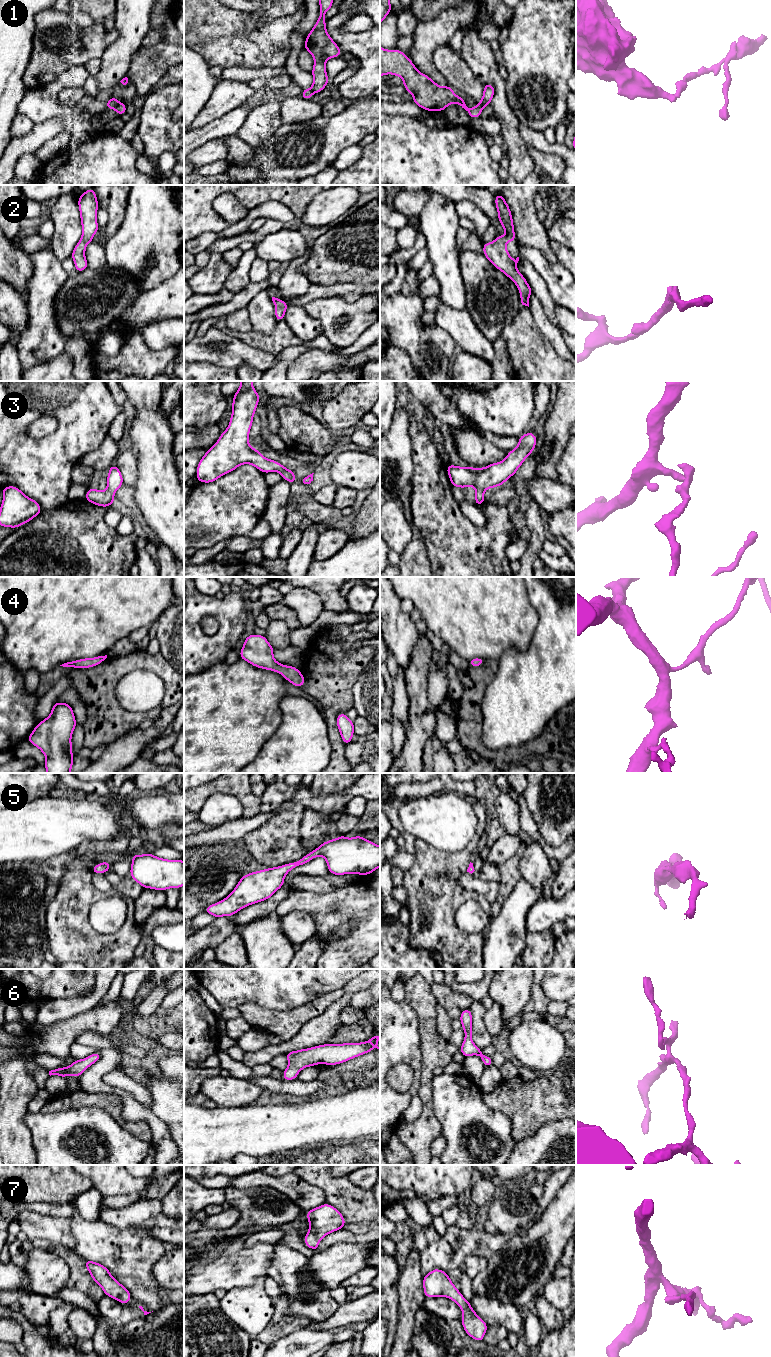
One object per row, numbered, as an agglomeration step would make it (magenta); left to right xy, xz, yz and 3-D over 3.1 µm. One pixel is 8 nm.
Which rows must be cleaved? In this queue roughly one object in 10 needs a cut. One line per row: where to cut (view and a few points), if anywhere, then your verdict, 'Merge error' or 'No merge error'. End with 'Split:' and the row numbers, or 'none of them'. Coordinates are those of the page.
1: Split along xy (119, 102), (114, 108). Merge error
2: No split. No merge error
3: No split. No merge error
4: No split. No merge error
5: No split. No merge error
6: No split. No merge error
7: No split. No merge error
Split: 1

